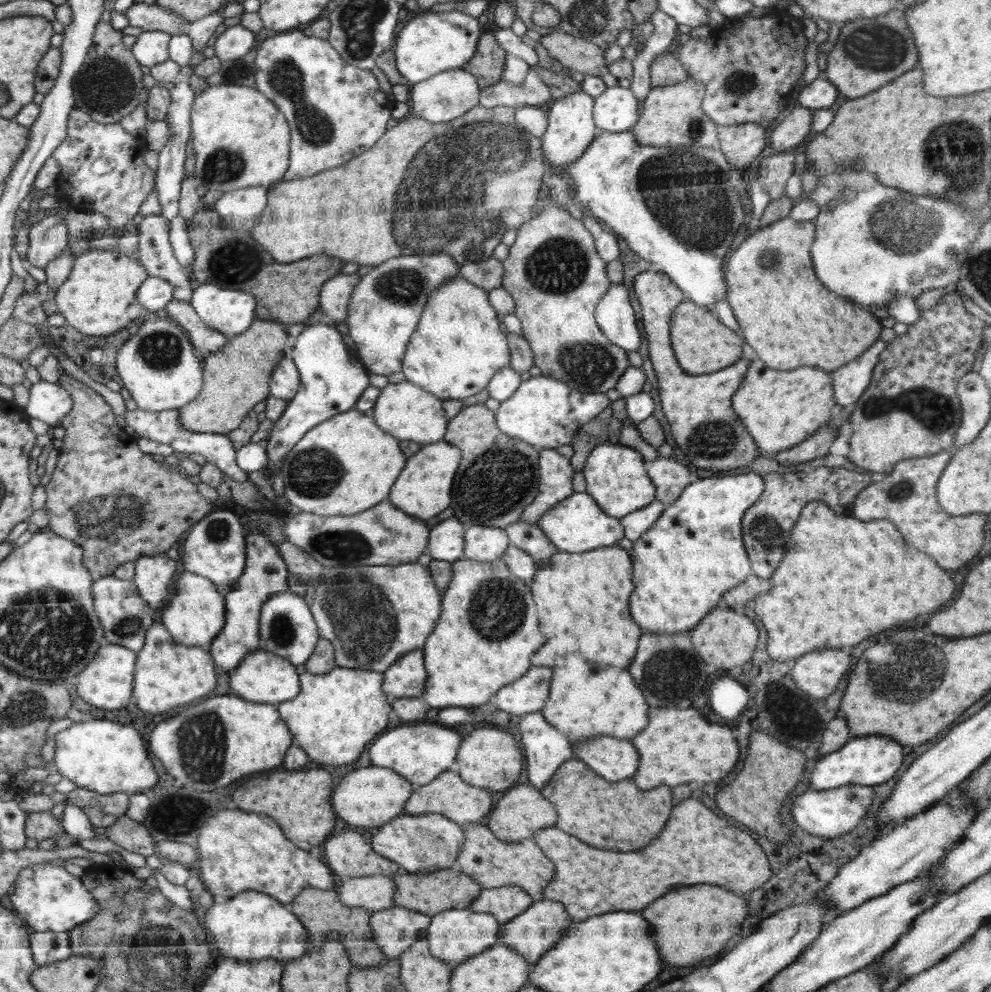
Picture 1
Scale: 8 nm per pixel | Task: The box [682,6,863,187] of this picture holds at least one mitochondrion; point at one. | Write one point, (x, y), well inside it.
(739, 82)

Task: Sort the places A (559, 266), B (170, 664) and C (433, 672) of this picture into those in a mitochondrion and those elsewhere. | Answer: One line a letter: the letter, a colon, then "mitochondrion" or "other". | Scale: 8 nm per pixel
A: mitochondrion
B: other
C: other

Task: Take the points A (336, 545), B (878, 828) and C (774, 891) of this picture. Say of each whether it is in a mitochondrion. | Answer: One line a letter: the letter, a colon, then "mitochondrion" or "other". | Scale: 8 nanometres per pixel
A: mitochondrion
B: other
C: other

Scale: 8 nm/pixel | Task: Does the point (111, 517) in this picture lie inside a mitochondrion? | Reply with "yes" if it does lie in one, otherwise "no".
yes

